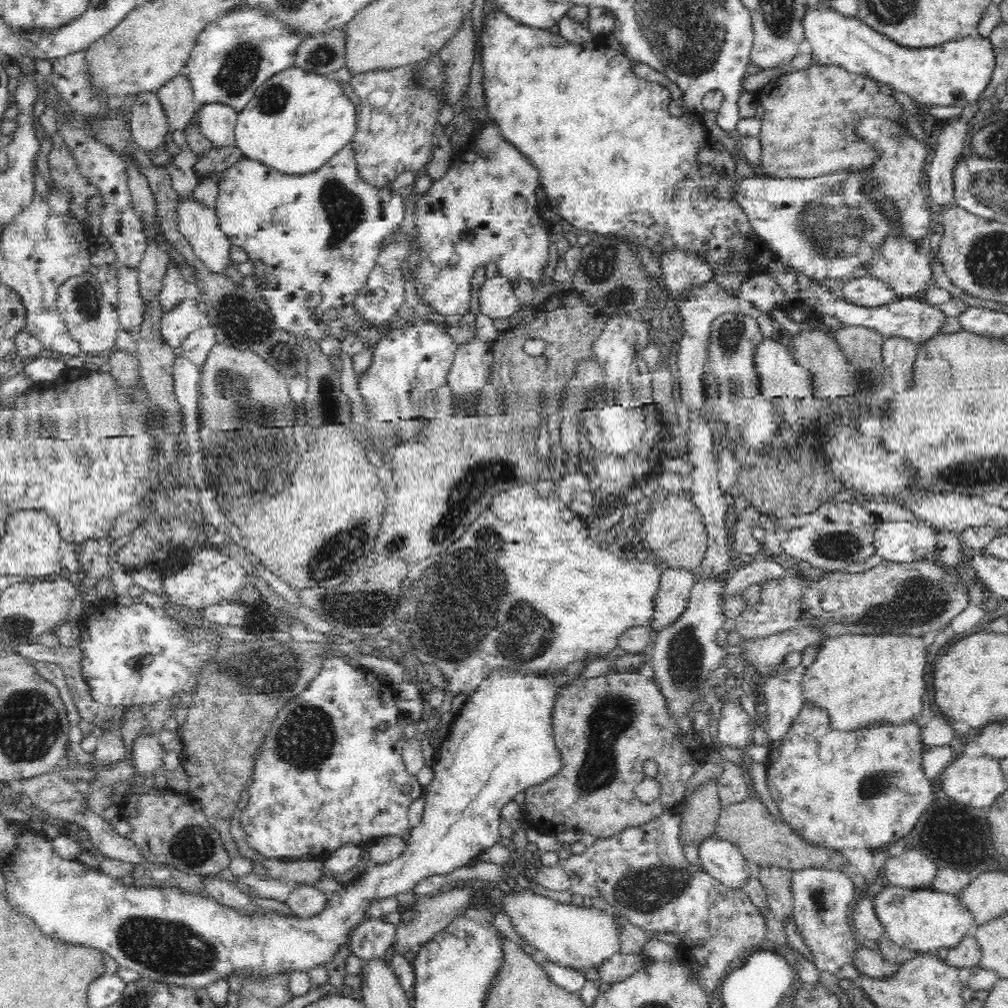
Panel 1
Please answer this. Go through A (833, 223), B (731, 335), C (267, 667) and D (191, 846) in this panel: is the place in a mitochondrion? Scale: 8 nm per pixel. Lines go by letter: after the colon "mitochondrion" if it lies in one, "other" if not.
A: mitochondrion
B: mitochondrion
C: mitochondrion
D: mitochondrion

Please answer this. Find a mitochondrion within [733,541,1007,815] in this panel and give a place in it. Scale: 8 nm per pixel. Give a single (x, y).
(923, 599)

